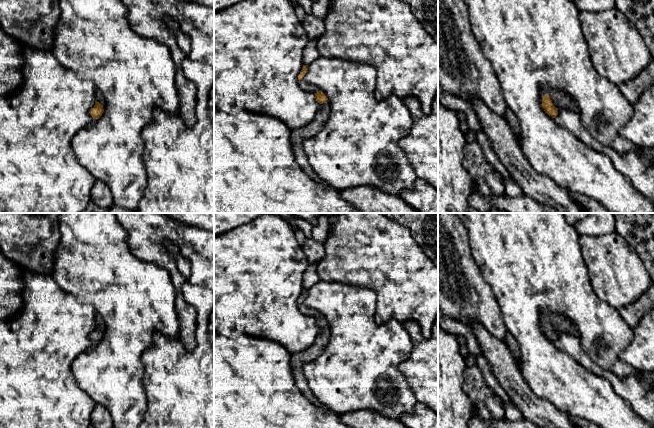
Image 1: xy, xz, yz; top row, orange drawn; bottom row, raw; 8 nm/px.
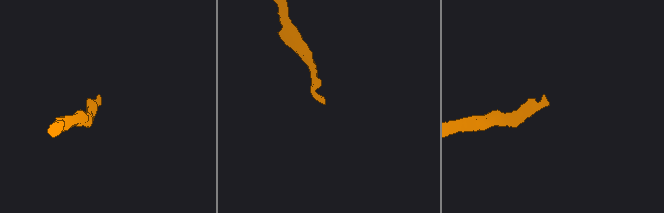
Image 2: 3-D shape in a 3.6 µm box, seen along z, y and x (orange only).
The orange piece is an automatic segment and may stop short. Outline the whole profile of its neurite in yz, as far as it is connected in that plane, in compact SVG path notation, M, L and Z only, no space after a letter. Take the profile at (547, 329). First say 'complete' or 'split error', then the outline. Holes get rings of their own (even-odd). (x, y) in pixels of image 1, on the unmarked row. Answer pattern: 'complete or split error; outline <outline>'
split error; outline M551 315L542 321L542 332L544 335L555 342L559 333L567 333L578 336L578 328L568 318L563 315Z

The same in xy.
split error; outline M99 314L95 315L95 329L93 332L90 333L90 339L95 342L98 343L102 340L104 333L104 322L102 317Z

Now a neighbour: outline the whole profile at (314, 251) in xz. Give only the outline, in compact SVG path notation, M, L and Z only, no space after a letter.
M306 238L301 248L309 263L317 265L325 257L324 244L312 238Z

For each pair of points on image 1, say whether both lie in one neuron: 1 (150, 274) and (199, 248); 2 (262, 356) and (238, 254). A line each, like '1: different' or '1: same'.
1: different
2: different

